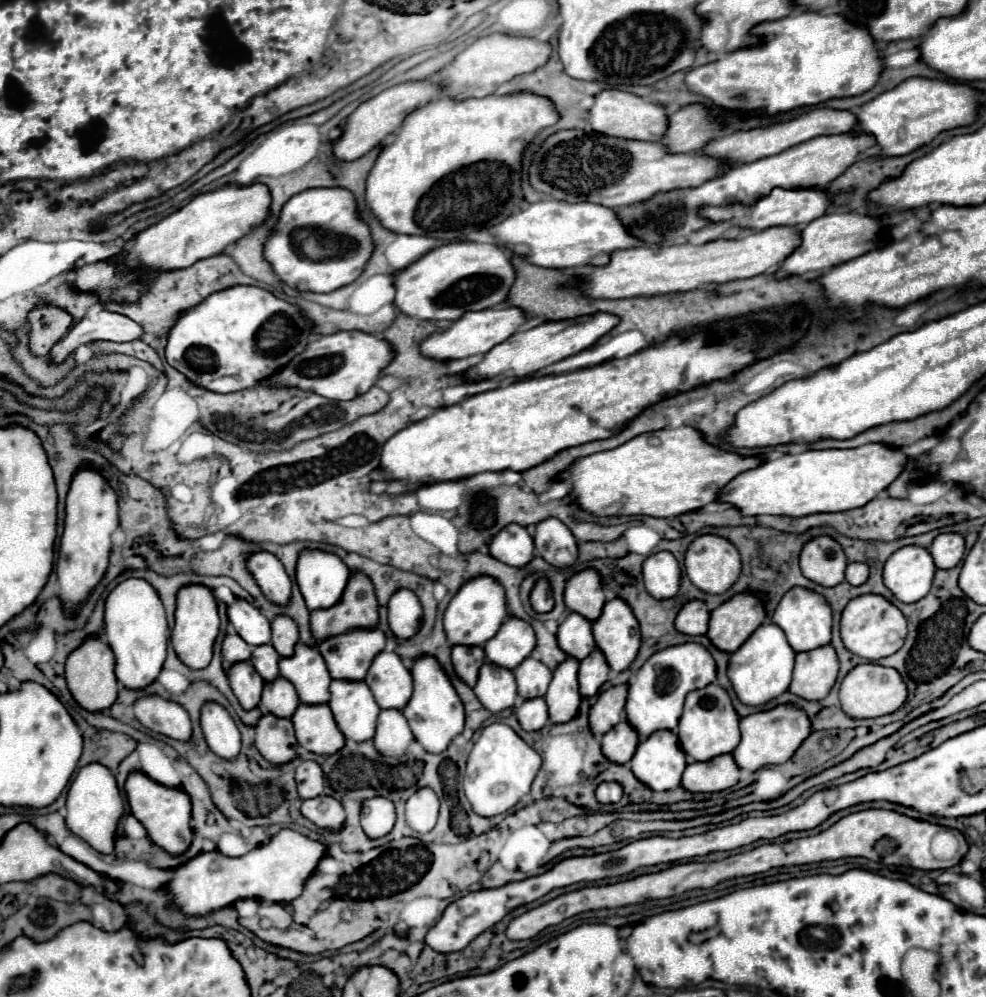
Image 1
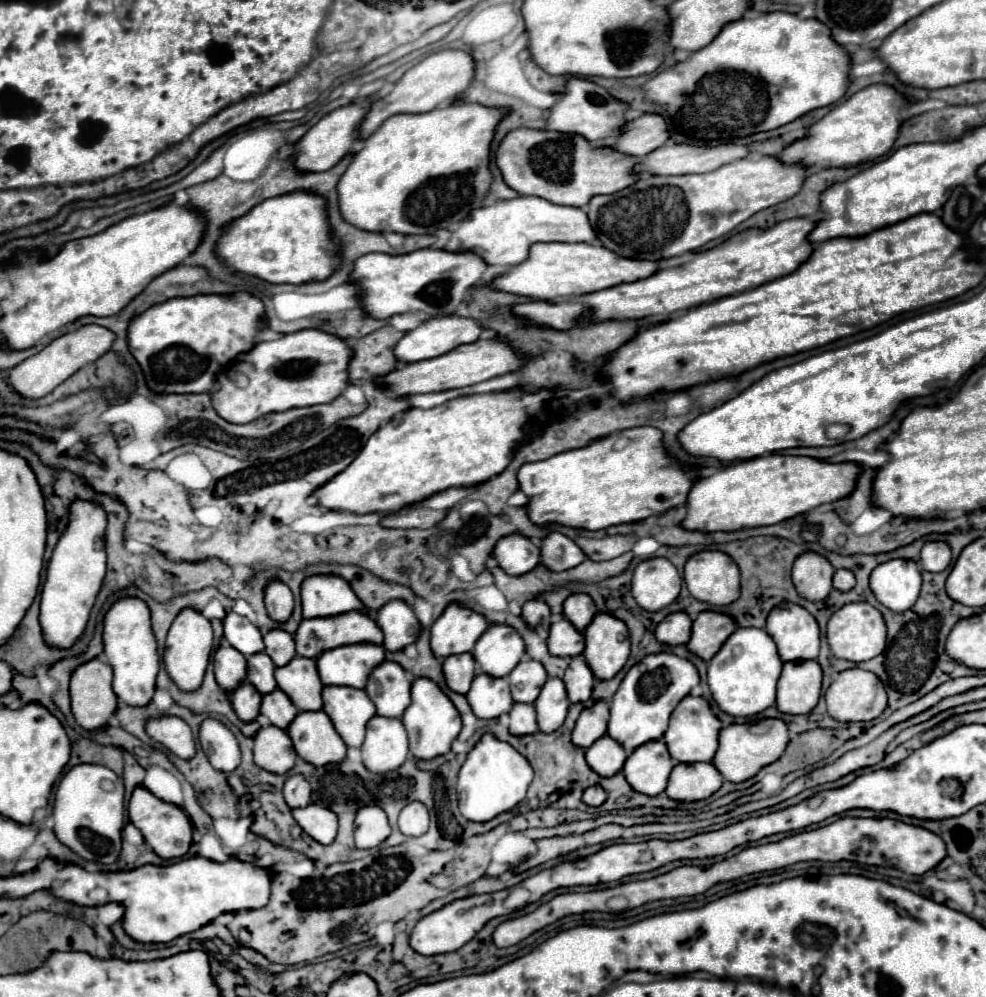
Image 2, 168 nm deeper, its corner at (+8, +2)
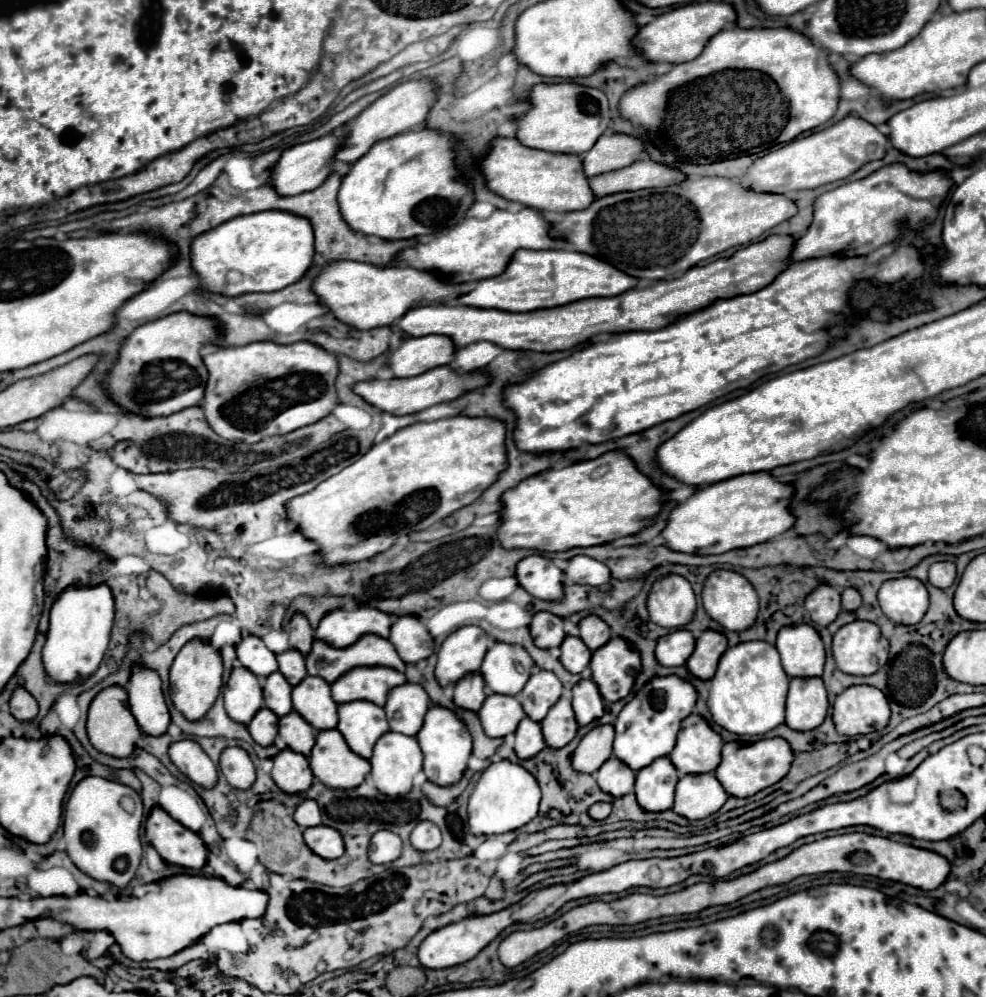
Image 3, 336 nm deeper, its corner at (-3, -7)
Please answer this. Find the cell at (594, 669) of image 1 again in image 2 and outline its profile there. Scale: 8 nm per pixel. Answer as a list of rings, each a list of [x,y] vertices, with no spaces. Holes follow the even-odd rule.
[[[582,656],[572,658],[562,682],[566,684],[566,692],[568,692],[568,698],[572,704],[590,700],[592,686],[594,686],[594,674]]]

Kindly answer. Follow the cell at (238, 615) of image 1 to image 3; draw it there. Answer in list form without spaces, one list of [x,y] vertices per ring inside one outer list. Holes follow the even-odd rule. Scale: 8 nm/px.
[[[243,633],[243,639],[235,645],[235,649],[237,649],[237,659],[241,661],[241,665],[253,671],[255,675],[267,677],[273,671],[277,671],[275,653],[265,647],[261,637]]]

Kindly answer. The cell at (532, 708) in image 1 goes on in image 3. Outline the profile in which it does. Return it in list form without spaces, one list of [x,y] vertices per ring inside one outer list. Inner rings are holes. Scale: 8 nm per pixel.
[[[525,717],[517,731],[515,731],[515,753],[519,759],[529,759],[533,755],[537,755],[543,747],[545,747],[545,739],[543,739],[543,731],[541,725],[529,717]]]

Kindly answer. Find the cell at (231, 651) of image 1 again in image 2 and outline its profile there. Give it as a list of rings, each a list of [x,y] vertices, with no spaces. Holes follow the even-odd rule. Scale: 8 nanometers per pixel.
[[[220,646],[214,654],[214,674],[222,690],[234,692],[246,680],[246,658],[232,646]]]

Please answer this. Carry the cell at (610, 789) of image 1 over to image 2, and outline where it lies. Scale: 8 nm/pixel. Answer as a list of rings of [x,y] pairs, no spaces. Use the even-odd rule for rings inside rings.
[[[592,786],[584,792],[582,796],[582,802],[588,804],[588,806],[600,806],[602,802],[606,800],[606,792],[600,788],[600,786]]]

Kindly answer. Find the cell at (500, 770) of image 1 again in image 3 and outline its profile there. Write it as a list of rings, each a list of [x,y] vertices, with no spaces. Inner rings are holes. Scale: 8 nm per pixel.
[[[507,759],[491,763],[479,777],[469,797],[469,829],[475,835],[495,835],[513,831],[529,823],[539,811],[541,789],[537,779],[521,765]]]

